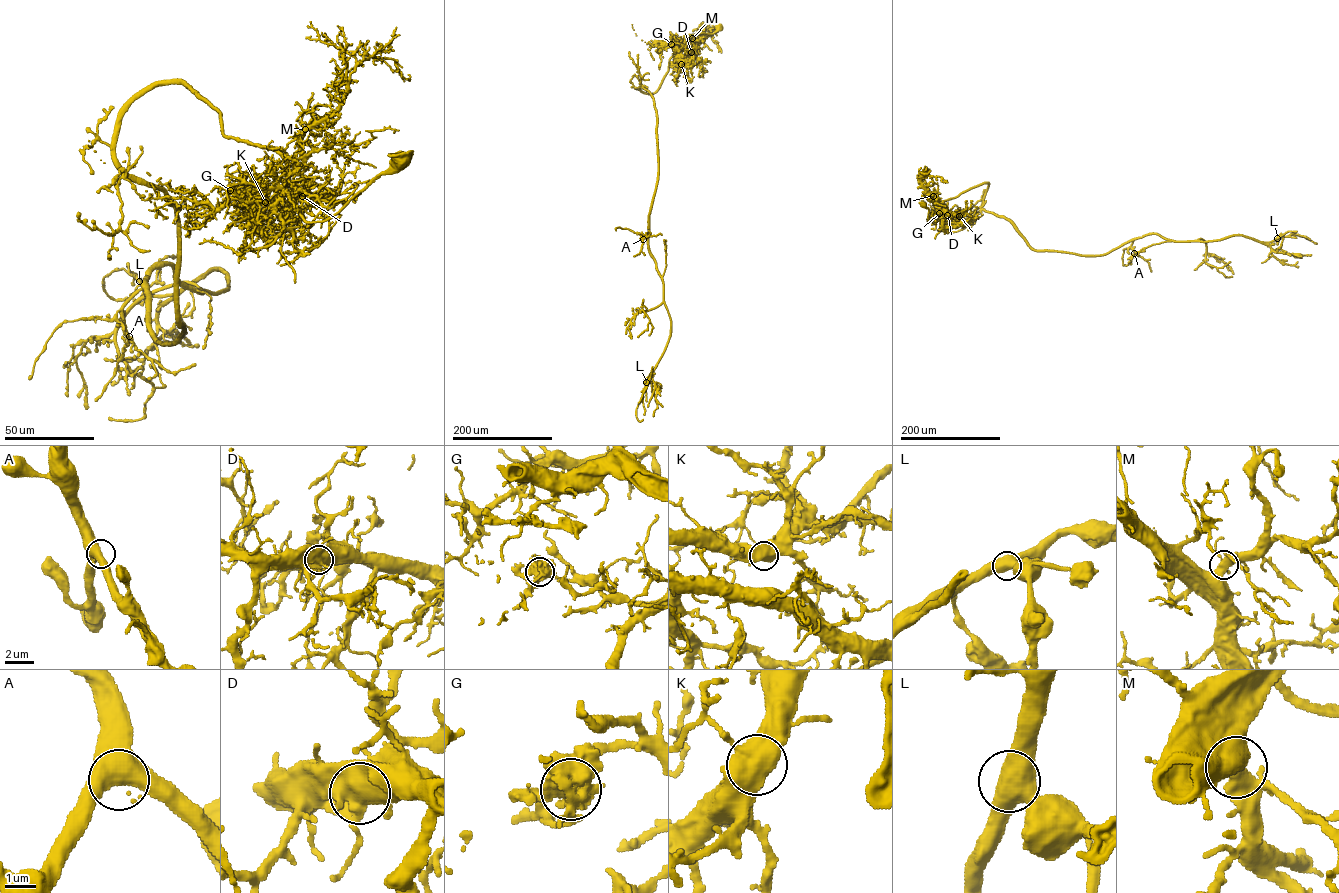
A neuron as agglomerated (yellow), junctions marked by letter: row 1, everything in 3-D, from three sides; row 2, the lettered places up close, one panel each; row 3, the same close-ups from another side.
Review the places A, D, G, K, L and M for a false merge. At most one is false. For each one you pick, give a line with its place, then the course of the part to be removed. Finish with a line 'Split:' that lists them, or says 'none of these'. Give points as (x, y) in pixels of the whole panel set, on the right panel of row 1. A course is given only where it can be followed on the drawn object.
G: place (939, 213); course (939, 213), (945, 216), (935, 205), (919, 199)
Split: G

